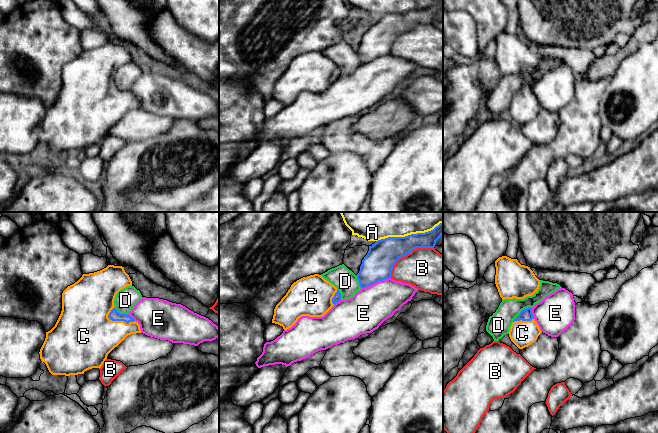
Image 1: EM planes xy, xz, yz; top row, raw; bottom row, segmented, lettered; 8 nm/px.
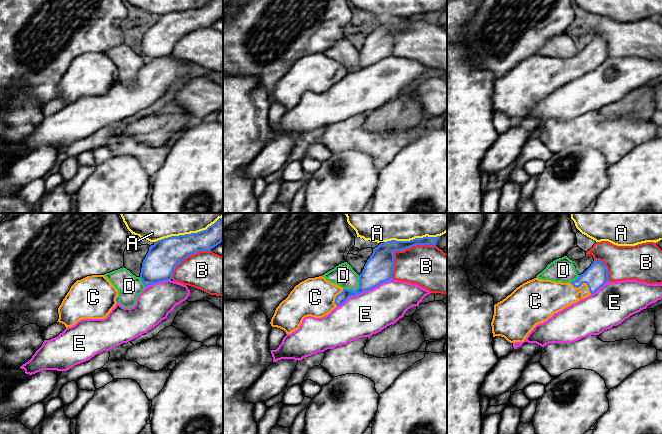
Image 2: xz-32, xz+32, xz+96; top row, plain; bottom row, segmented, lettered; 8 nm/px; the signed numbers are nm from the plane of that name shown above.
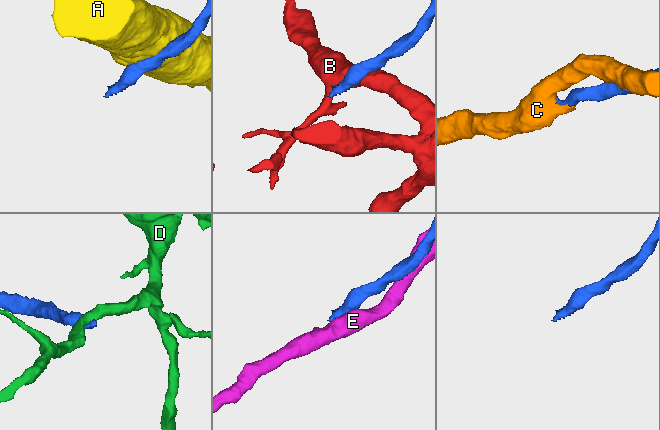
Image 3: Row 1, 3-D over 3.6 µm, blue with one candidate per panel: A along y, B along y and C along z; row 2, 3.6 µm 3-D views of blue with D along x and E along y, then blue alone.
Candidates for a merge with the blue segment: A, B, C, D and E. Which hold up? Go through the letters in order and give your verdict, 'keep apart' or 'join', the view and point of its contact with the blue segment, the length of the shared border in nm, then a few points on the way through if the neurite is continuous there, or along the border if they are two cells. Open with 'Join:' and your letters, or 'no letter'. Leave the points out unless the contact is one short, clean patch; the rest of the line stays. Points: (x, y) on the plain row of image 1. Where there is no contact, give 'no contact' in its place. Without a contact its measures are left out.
Join: C
A: keep apart | xz (408, 11) | 550 nm
B: keep apart | xz (406, 30) | 440 nm
C: join | xy (120, 96) | 220 nm
D: keep apart | yz (521, 87) | 200 nm | along yz (531, 83), (524, 84), (512, 97)
E: keep apart | xz (375, 58) | 260 nm

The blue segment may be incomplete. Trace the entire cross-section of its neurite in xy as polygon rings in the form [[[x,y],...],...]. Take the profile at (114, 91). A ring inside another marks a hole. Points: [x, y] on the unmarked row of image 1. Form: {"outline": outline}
{"outline": [[[124,43],[106,44],[83,50],[62,69],[62,87],[55,102],[46,108],[40,135],[52,151],[78,151],[92,144],[101,144],[108,130],[128,111],[141,109],[140,101],[130,91],[120,90],[114,81],[116,70],[131,62]]]}

